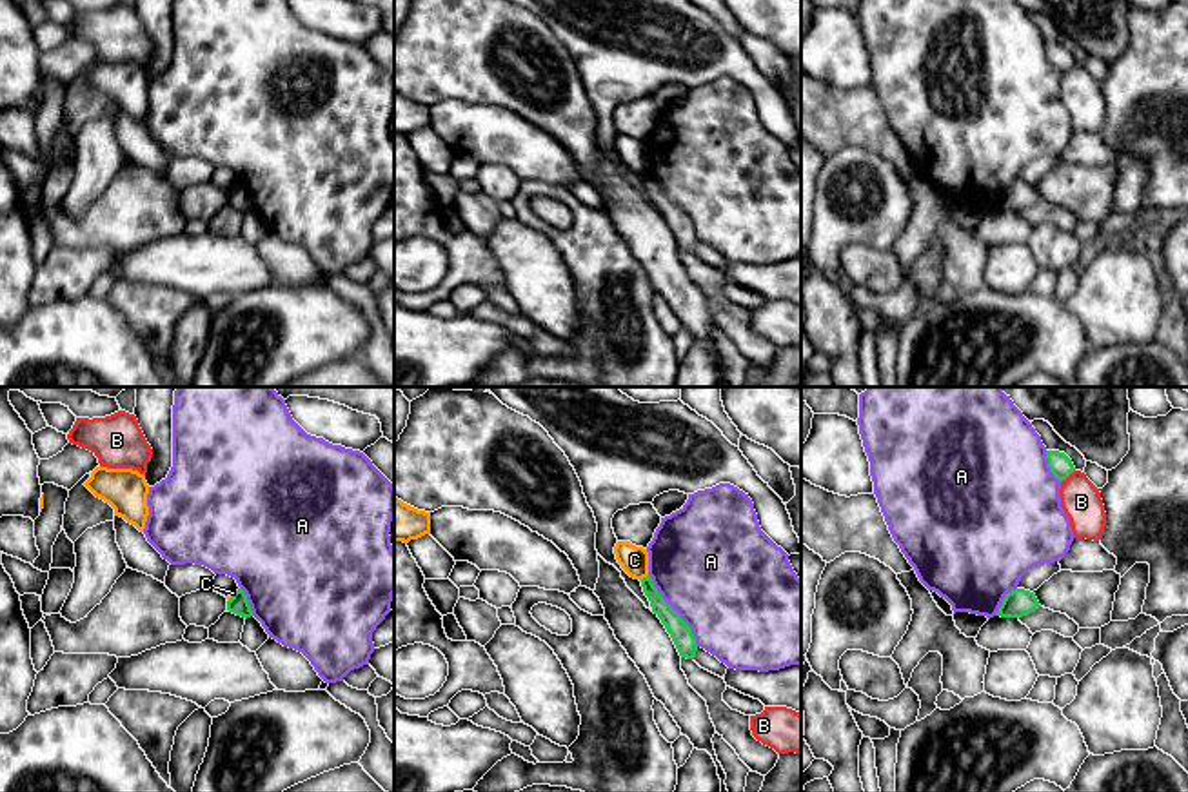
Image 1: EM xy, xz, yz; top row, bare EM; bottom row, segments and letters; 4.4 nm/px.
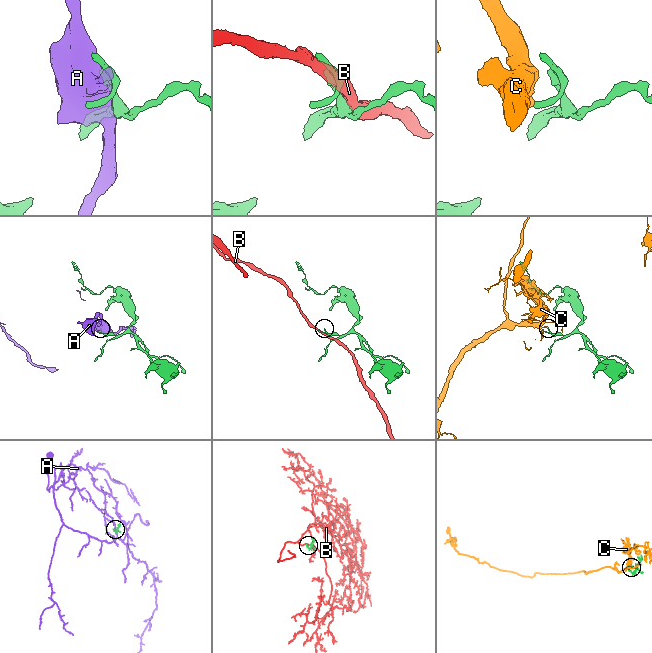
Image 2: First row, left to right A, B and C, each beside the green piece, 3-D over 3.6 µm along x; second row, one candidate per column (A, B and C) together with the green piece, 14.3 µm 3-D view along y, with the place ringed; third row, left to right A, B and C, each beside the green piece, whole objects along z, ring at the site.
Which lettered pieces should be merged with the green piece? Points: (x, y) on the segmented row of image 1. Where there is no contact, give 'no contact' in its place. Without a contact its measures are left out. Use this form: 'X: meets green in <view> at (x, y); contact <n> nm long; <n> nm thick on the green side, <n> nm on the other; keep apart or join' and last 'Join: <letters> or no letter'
A: meets green in xz at (674, 611); contact 380 nm long; 100 nm thick on the green side, 500 nm on the other; keep apart
B: meets green in yz at (1067, 476); contact 90 nm long; 100 nm thick on the green side, 180 nm on the other; keep apart
C: meets green in xz at (643, 578); contact 50 nm long; 90 nm thick on the green side, 130 nm on the other; keep apart
Join: no letter

